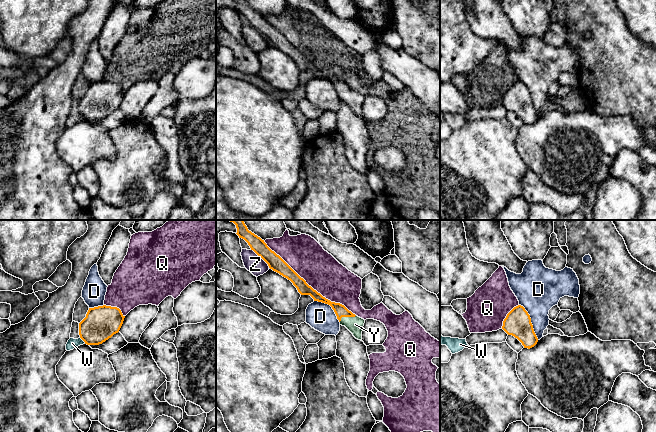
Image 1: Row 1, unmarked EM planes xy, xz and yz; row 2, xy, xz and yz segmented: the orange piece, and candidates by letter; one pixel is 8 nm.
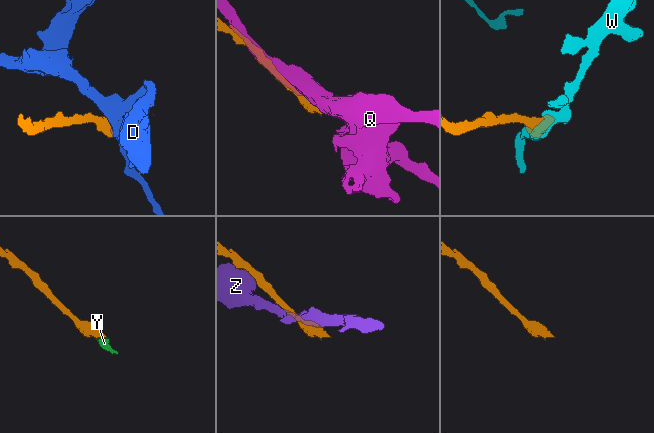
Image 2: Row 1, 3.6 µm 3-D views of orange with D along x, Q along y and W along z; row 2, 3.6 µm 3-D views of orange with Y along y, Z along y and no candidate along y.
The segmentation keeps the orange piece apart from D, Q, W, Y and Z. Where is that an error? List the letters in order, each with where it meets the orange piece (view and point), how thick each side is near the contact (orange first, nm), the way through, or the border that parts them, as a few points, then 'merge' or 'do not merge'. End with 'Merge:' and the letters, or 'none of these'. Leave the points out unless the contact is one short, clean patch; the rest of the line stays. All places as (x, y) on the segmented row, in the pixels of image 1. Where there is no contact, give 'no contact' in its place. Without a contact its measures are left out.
D: contact yz (530, 321); calibres 220 and 340 nm; border yz (519, 304), (529, 315), (533, 331), (538, 339); do not merge
Q: contact xz (310, 286); calibres 100 and 300 nm; do not merge
W: contact xy (82, 339); calibres 280 and 90 nm; do not merge
Y: contact xz (346, 316); calibres 100 and 130 nm; merge
Z: contact xz (261, 257); calibres 120 and 150 nm; border xz (251, 249), (269, 267); do not merge
Merge: Y

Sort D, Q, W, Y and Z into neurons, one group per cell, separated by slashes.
D / Q / W / Y / Z

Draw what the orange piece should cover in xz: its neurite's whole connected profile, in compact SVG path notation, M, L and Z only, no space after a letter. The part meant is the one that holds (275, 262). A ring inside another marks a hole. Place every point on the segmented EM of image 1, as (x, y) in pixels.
M226 220L233 222L237 235L244 239L251 250L260 256L270 269L290 280L301 295L310 295L314 301L328 304L334 310L340 325L345 326L353 336L362 341L365 320L356 316L340 303L331 302L309 286L279 255L272 251L260 237L248 230L243 220Z

